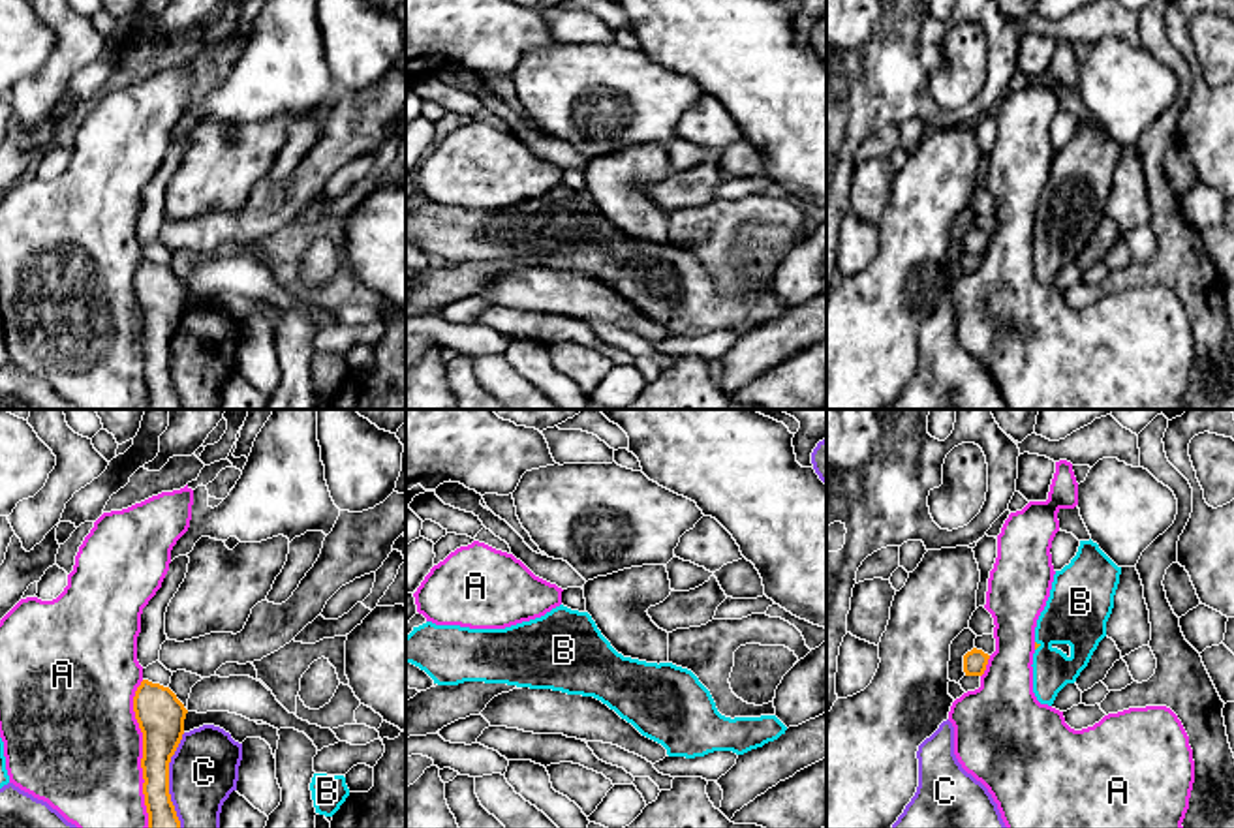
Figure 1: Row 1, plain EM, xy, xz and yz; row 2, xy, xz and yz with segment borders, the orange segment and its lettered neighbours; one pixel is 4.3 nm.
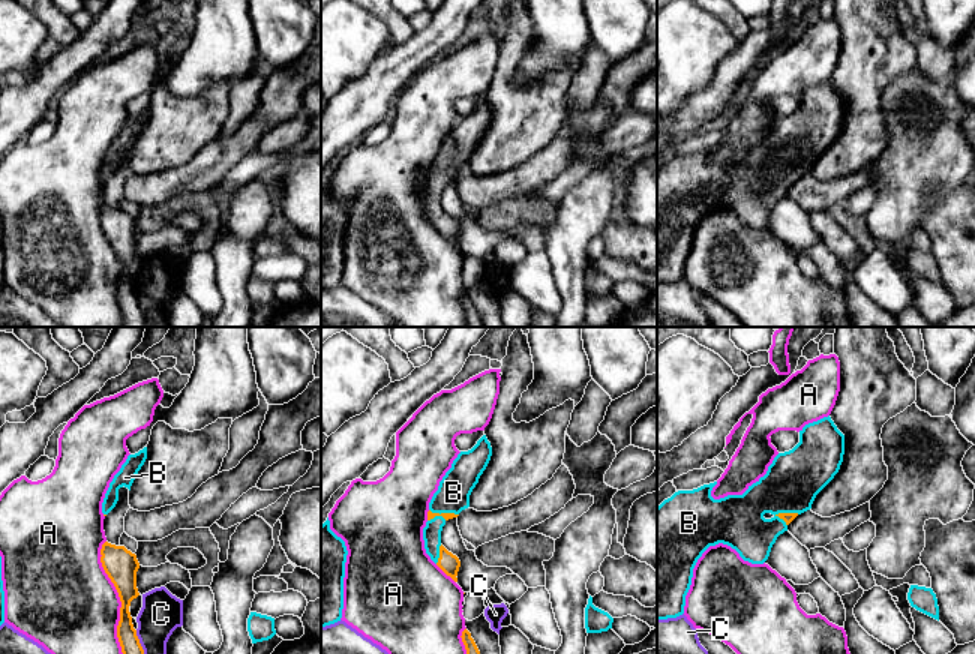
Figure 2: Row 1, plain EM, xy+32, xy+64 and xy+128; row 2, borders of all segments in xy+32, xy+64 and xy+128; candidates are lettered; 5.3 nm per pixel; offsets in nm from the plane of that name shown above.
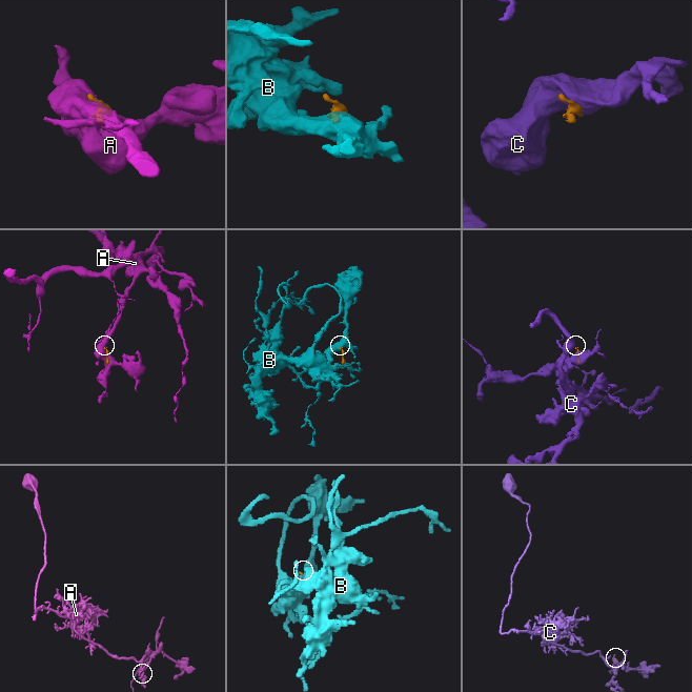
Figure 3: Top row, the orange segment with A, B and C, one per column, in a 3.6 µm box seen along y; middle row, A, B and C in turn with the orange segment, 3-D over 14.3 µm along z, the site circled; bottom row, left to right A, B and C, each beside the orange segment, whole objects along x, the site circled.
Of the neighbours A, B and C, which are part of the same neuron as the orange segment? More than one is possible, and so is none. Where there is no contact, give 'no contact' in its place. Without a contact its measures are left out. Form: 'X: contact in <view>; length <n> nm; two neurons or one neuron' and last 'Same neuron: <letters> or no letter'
A: contact in xy; length 650 nm; two neurons
B: contact in yz; length 50 nm; one neuron
C: contact in xy; length 420 nm; two neurons
Same neuron: B

